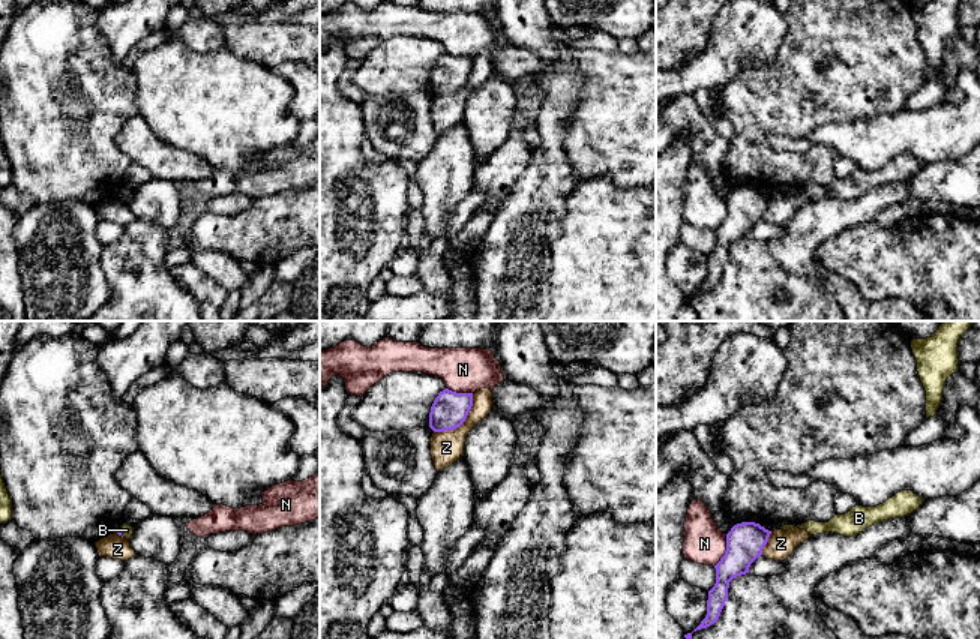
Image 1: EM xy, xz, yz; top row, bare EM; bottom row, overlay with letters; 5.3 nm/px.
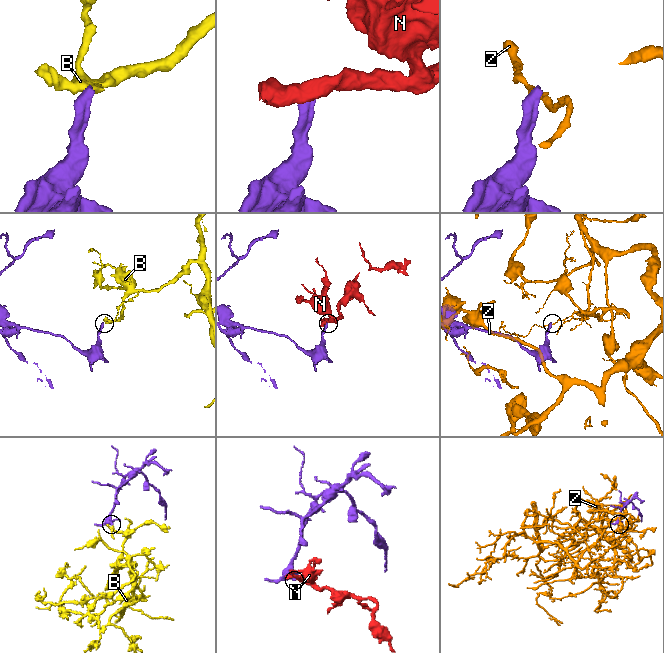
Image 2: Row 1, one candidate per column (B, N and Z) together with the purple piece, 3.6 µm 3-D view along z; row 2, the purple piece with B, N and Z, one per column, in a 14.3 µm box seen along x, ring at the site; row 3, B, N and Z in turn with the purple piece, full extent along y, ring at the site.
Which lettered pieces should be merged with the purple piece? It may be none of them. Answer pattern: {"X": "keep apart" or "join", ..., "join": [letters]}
{"B": "keep apart", "N": "keep apart", "Z": "keep apart", "join": []}

